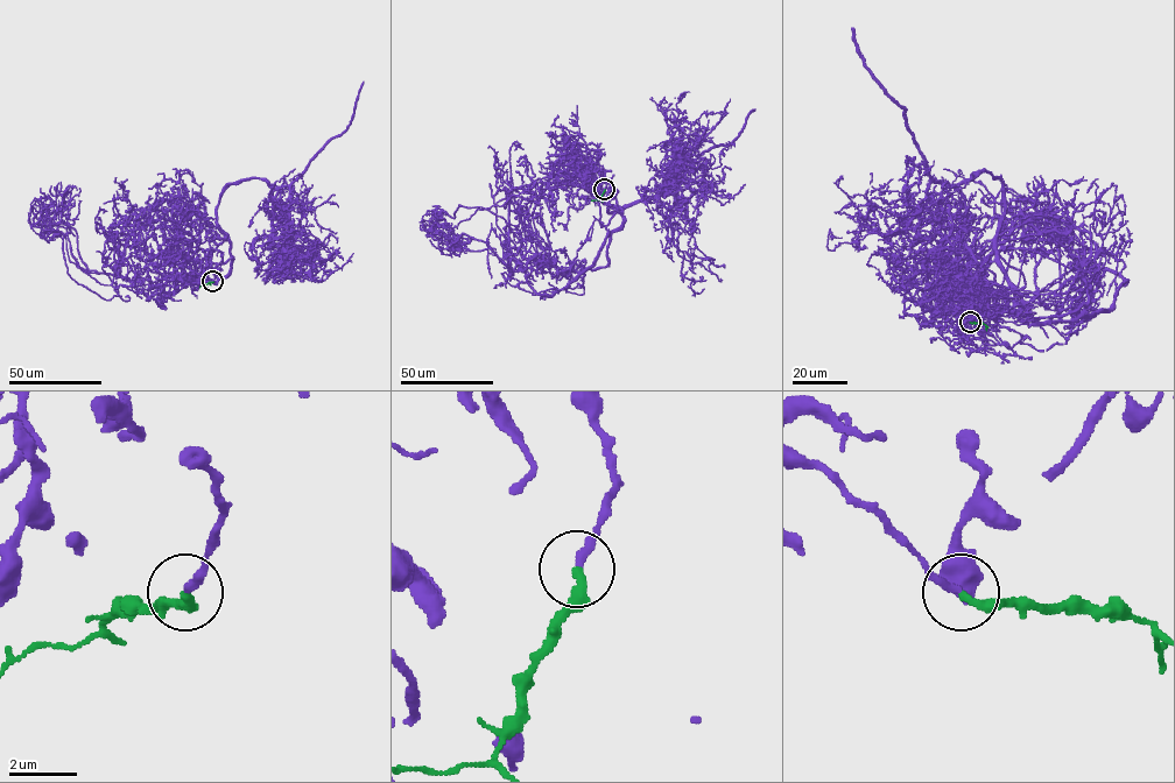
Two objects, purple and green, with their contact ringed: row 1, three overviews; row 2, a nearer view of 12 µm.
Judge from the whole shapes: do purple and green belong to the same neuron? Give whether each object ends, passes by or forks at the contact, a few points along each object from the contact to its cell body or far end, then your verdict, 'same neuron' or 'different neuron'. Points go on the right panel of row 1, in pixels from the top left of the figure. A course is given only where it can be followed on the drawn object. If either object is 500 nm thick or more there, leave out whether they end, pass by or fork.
purple ends | green ends | purple via (970, 322), (951, 284), (1048, 322), (1126, 281), (1073, 268), (1059, 310), (1017, 218), (996, 334), (1062, 344) | green via (970, 322), (983, 323), (986, 331) | same neuron

